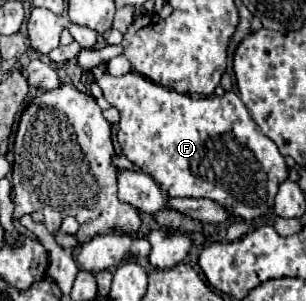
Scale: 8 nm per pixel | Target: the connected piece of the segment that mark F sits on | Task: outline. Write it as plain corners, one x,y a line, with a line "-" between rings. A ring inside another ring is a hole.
136,71
122,77
102,73
98,87
112,107
120,111
116,141
122,153
144,173
152,175
160,189
170,197
204,197
232,211
234,217
244,221
256,221
274,207
274,195
278,185
288,177
288,167
278,151
276,143
268,139
254,123
250,111
234,91
226,91
222,97
194,97
166,89
152,83

